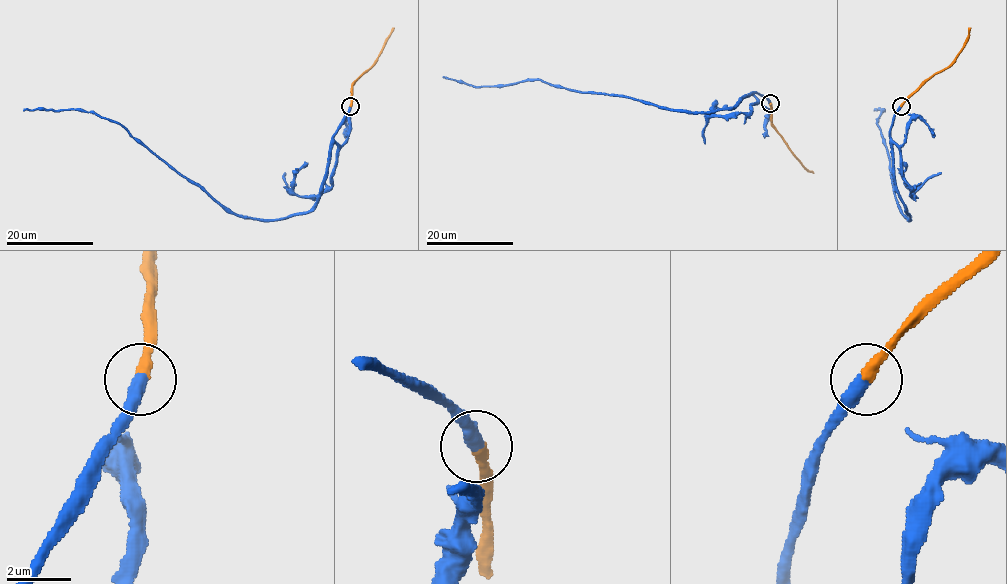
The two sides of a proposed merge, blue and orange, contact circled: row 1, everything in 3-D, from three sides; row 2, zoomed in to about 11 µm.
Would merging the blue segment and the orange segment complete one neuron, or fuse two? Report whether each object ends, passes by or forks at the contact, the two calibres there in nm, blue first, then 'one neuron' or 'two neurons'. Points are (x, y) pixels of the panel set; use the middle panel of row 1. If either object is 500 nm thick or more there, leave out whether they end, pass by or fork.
blue ends there; orange ends there; 440 nm thick on the blue side, 360 nm on the other; one neuron

